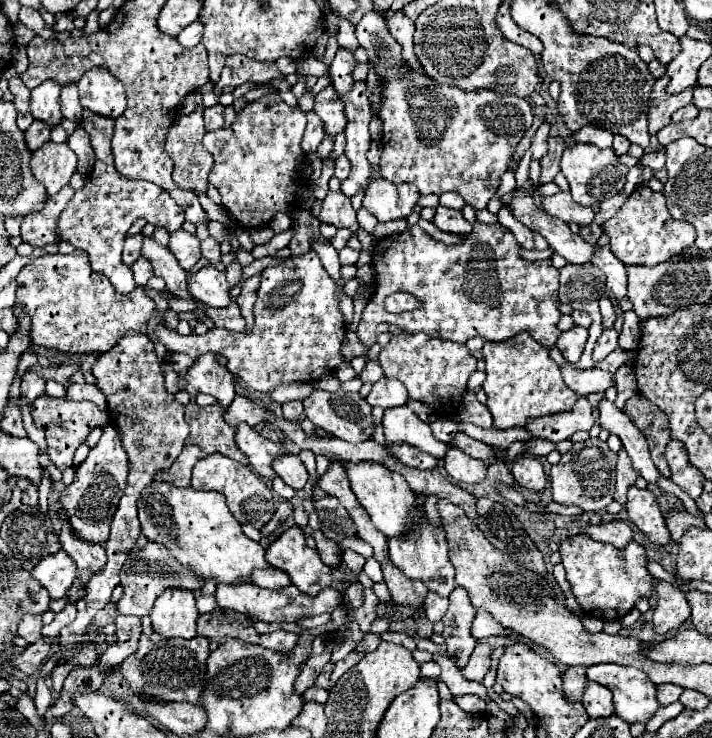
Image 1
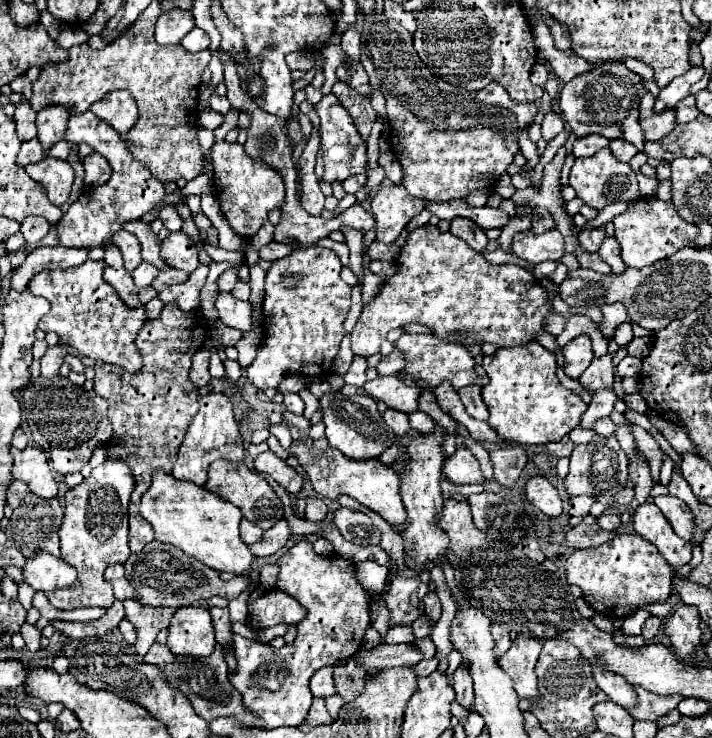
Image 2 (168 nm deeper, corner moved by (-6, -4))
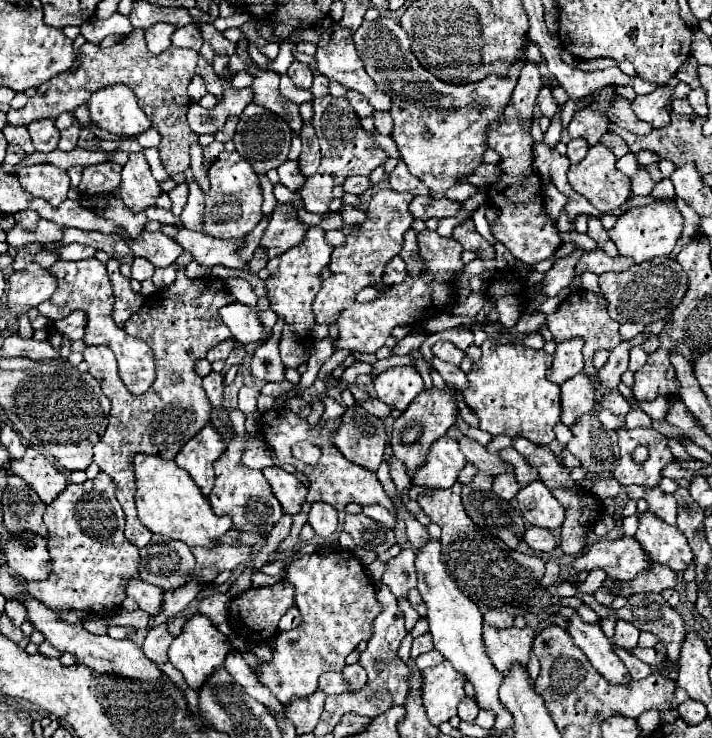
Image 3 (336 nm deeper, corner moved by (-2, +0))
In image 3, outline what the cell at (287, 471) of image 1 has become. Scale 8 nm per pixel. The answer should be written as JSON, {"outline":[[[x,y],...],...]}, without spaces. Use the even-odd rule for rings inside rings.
{"outline":[[[314,503],[308,515],[308,523],[320,537],[328,537],[338,529],[338,511],[328,503]]]}

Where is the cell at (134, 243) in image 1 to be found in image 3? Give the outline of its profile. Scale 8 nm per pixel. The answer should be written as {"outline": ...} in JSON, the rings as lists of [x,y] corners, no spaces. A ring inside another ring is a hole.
{"outline":[[[64,227],[64,237],[56,245],[42,245],[42,249],[50,251],[50,249],[64,247],[64,245],[70,245],[70,243],[82,243],[82,245],[90,245],[98,251],[106,251],[112,259],[116,259],[120,263],[120,271],[124,273],[124,277],[130,279],[130,267],[132,267],[134,255],[132,255],[130,247],[124,245],[122,237],[104,235],[104,233],[98,233],[98,231],[80,231],[80,229]]]}

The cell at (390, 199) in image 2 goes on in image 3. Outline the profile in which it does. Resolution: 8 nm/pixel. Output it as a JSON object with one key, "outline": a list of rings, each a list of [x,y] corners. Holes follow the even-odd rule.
{"outline":[[[382,189],[370,199],[366,221],[358,223],[358,231],[346,235],[344,245],[332,251],[332,259],[328,263],[332,275],[322,283],[322,289],[318,291],[312,305],[318,325],[332,325],[338,313],[354,303],[358,291],[380,283],[386,263],[402,251],[404,233],[410,229],[414,221],[414,217],[408,211],[410,201],[412,201],[410,193],[398,193],[392,189]]]}

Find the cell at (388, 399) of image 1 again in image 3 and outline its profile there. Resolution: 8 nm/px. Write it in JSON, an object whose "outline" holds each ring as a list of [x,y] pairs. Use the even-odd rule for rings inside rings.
{"outline":[[[414,365],[388,369],[374,379],[376,397],[380,397],[388,407],[400,411],[404,411],[422,389],[424,381]]]}

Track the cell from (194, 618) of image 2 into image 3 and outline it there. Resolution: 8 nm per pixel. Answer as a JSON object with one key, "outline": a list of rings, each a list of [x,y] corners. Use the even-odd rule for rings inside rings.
{"outline":[[[194,615],[194,617],[186,623],[182,635],[178,635],[178,637],[172,641],[170,651],[168,651],[168,657],[170,657],[172,665],[182,671],[182,675],[184,675],[188,687],[194,689],[194,691],[198,691],[200,685],[204,685],[204,681],[206,681],[216,669],[220,669],[220,667],[224,665],[224,659],[226,659],[228,653],[230,653],[230,641],[228,641],[228,637],[222,635],[222,633],[212,625],[212,621],[210,621],[208,617],[204,617],[204,615]]]}

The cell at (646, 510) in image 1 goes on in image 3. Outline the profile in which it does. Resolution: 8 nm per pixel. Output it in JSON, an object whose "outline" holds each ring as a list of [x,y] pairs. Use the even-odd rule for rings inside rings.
{"outline":[[[650,511],[640,515],[636,541],[652,557],[652,561],[668,565],[676,573],[684,573],[694,555],[686,537],[672,525],[658,521]]]}

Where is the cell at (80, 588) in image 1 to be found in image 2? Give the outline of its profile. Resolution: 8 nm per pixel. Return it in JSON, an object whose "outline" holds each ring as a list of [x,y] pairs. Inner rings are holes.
{"outline":[[[106,461],[98,465],[90,477],[80,485],[68,489],[64,495],[64,519],[58,531],[62,559],[76,567],[78,579],[72,587],[48,593],[52,607],[78,609],[78,607],[110,607],[114,603],[112,587],[104,581],[102,573],[112,563],[126,563],[130,557],[128,547],[128,501],[134,489],[132,471],[126,461]]]}

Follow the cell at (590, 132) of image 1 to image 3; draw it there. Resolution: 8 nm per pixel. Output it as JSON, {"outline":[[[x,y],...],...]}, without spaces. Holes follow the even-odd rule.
{"outline":[[[572,139],[568,143],[568,151],[566,157],[570,159],[570,163],[580,163],[588,153],[588,143],[584,139]]]}

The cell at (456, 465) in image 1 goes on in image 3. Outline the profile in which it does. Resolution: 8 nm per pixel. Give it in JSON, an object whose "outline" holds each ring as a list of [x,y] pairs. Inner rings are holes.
{"outline":[[[444,435],[432,443],[432,449],[426,453],[424,465],[412,475],[412,483],[418,487],[448,489],[456,483],[460,469],[466,465],[458,441]]]}

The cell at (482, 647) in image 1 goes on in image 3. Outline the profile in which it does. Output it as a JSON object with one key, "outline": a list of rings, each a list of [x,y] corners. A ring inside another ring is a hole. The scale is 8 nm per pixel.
{"outline":[[[494,609],[484,615],[484,621],[490,623],[490,625],[494,625],[496,629],[506,629],[506,627],[514,625],[514,617],[512,615],[502,613],[502,611],[494,611]]]}

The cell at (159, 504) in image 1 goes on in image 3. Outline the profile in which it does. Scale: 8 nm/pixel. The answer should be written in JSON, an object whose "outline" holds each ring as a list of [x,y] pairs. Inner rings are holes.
{"outline":[[[136,453],[132,459],[134,477],[136,477],[136,507],[138,519],[152,531],[178,541],[184,541],[188,547],[216,547],[216,541],[230,529],[230,517],[214,515],[206,497],[200,493],[194,479],[178,469],[174,461],[160,459],[156,455]]]}

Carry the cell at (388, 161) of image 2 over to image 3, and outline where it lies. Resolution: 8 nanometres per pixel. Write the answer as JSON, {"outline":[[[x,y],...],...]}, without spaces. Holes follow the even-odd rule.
{"outline":[[[402,161],[398,163],[398,167],[390,173],[390,187],[394,191],[406,191],[406,193],[412,193],[412,195],[426,195],[428,197],[428,187],[416,179],[404,165]]]}

